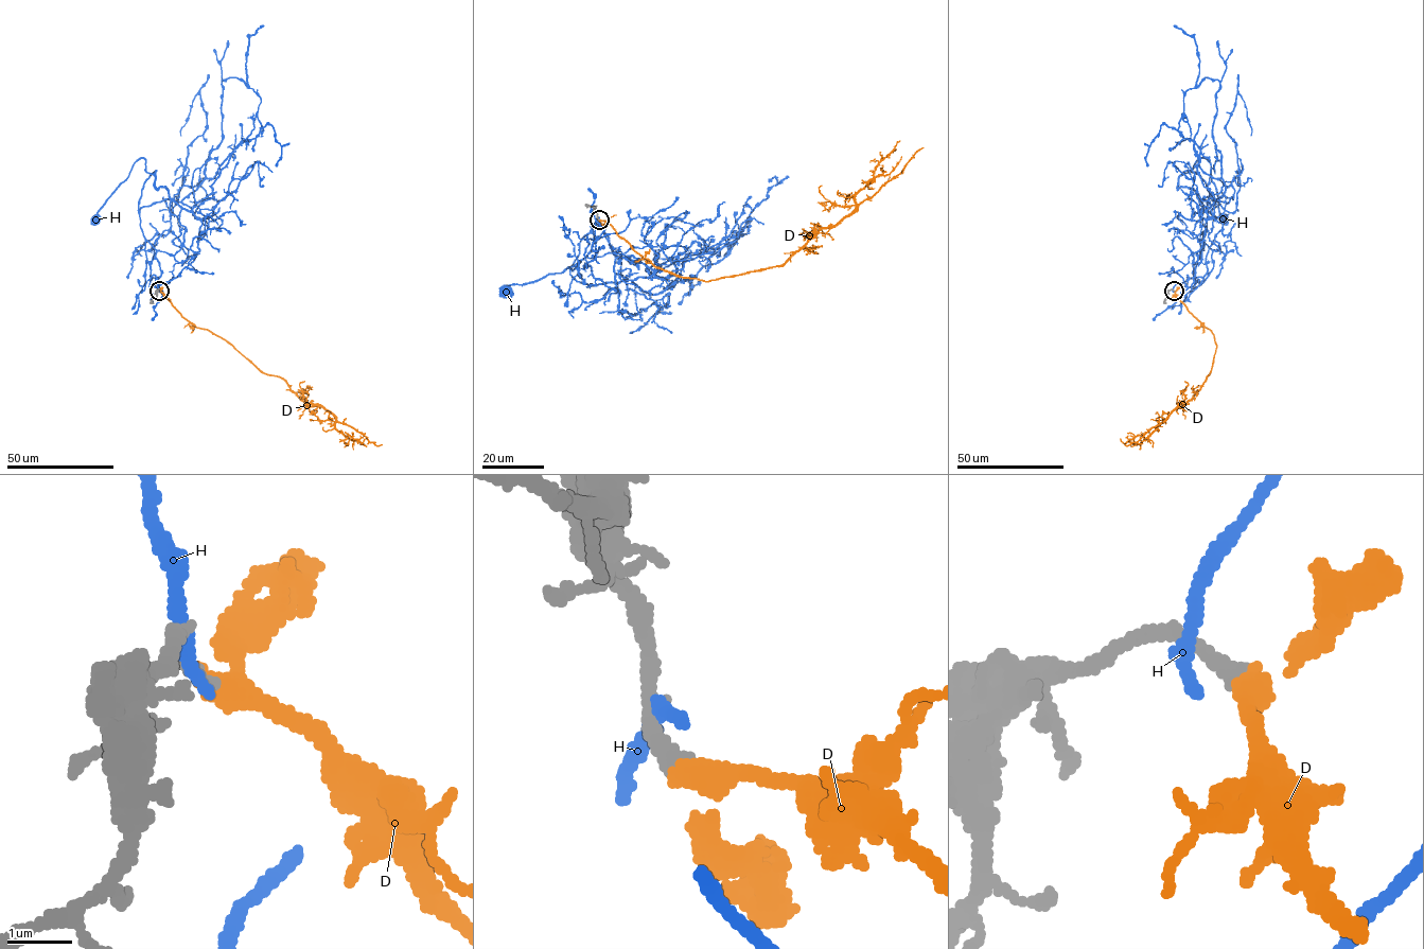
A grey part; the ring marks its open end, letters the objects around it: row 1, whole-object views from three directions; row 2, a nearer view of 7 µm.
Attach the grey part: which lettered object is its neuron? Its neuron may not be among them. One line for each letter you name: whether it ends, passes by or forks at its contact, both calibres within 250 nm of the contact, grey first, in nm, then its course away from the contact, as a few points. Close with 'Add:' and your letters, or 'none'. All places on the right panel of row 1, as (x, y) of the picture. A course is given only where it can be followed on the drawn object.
D: It passes by. Thickness 260 nm (grey) against 320 nm. Its course: (1174, 291), (1213, 335), (1216, 345), (1211, 369), (1190, 400), (1137, 441), (1125, 444)
Add: D

